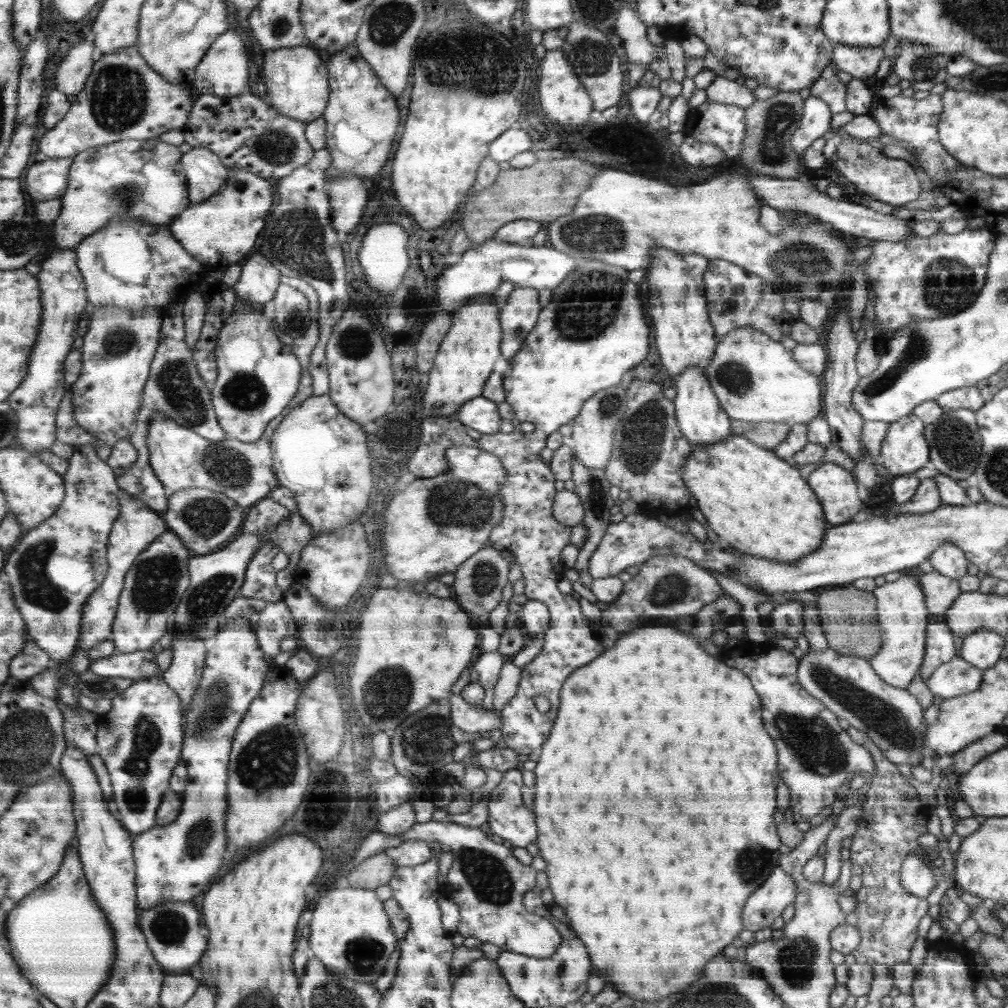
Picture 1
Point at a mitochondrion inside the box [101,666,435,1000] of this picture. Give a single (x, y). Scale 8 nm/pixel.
(269, 762)

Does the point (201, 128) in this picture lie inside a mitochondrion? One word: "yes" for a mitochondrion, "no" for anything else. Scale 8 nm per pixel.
no

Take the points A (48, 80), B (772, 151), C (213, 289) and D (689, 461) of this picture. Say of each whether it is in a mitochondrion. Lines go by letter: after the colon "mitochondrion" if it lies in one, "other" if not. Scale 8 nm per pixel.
A: other
B: mitochondrion
C: other
D: other

